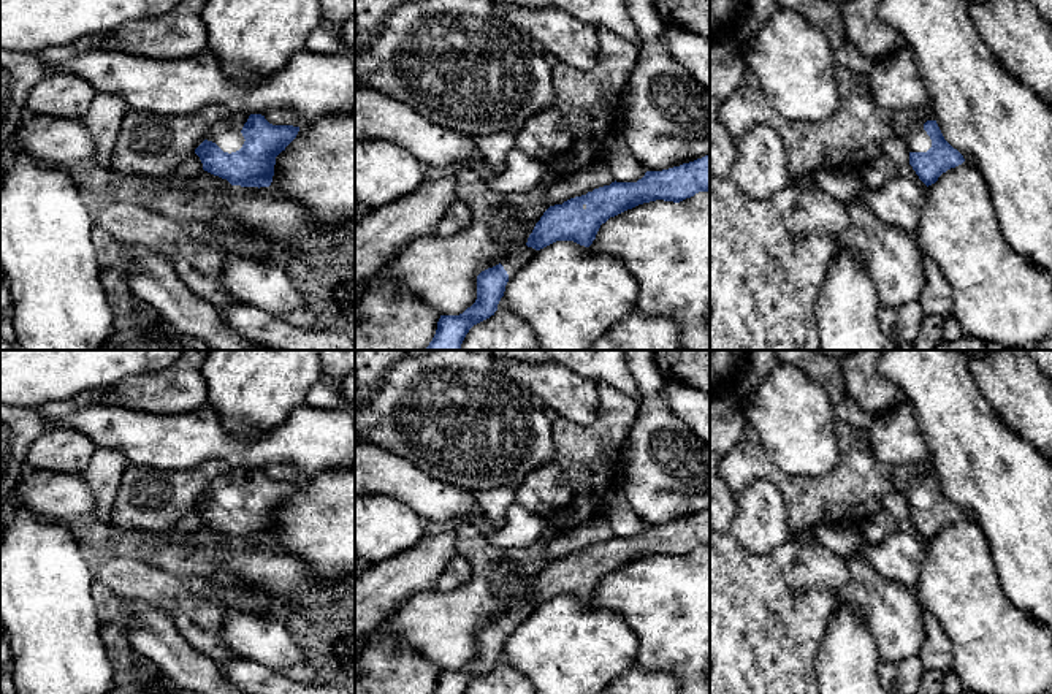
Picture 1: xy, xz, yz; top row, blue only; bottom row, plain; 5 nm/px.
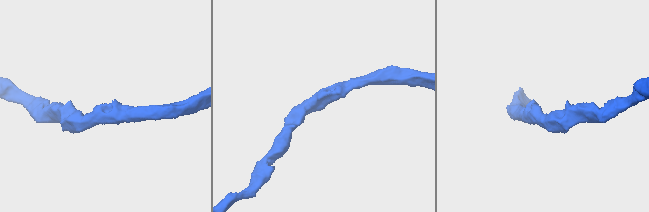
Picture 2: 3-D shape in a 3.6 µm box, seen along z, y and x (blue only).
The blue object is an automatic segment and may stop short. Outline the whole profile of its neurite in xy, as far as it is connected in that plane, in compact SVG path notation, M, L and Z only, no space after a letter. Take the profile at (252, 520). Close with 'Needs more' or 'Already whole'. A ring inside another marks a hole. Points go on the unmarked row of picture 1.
M231 467L211 482L195 509L204 526L231 540L269 542L276 512L298 486L299 482L273 480L261 469Z. Needs more

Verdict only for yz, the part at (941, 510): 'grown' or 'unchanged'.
grown

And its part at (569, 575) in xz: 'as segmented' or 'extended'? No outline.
extended

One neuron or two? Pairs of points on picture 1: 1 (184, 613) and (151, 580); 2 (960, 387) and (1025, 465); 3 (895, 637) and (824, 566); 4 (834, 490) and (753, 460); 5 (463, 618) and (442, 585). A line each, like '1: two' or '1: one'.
1: one
2: one
3: two
4: one
5: two

